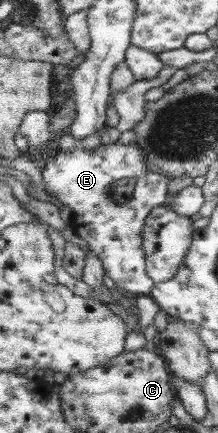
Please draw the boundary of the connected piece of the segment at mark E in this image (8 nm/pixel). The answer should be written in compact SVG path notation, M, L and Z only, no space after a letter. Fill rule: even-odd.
M118 142L101 144L95 149L77 147L69 156L58 153L57 159L42 167L42 174L47 193L73 211L74 232L88 243L89 249L104 263L107 277L111 277L122 292L149 296L156 283L147 273L143 231L151 212L167 203L171 197L171 178L153 171L141 147L135 142L128 145ZM128 177L137 179L136 190L131 201L119 205L109 199L107 188L114 181Z

